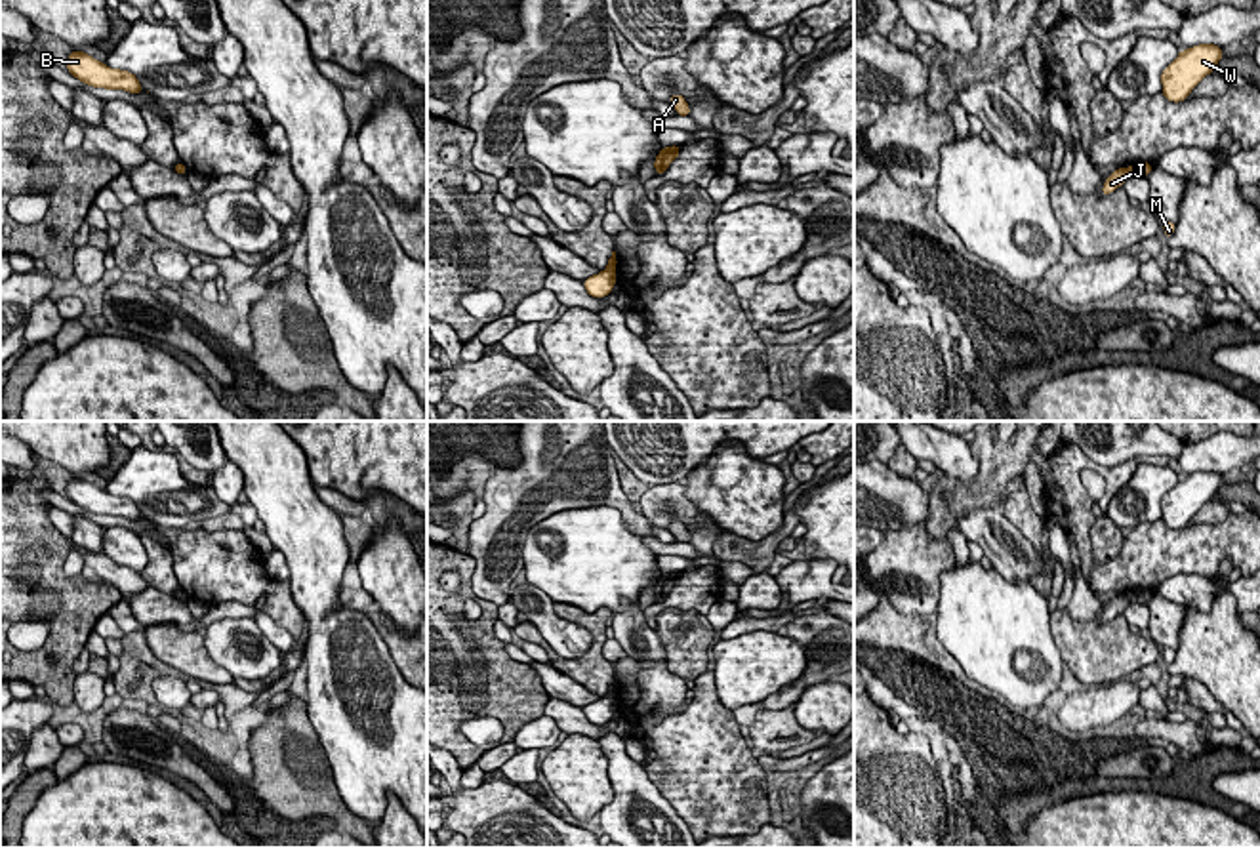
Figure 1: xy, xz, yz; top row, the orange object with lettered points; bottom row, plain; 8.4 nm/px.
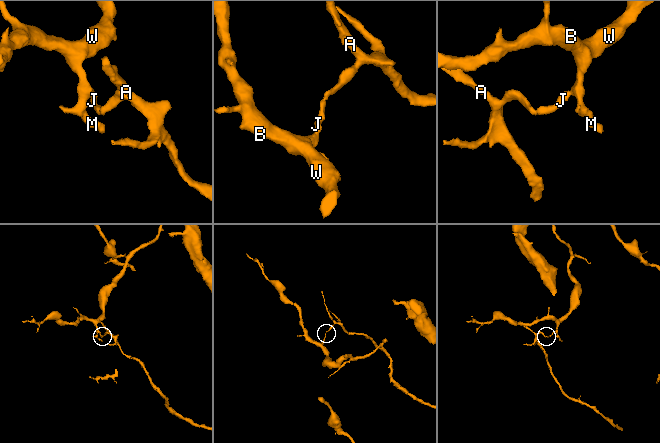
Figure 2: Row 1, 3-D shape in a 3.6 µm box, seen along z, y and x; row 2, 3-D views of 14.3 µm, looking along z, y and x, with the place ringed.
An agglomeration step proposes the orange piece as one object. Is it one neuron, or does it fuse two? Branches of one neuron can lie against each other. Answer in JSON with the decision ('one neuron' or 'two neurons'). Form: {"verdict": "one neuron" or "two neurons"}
{"verdict": "two neurons"}

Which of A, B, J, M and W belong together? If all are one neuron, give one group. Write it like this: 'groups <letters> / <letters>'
groups A J / B M W

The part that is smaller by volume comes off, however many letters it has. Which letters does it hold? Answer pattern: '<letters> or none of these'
A, J

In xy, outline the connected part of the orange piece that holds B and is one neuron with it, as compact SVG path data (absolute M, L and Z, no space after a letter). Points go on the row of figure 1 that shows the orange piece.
M72 50L67 57L67 71L80 82L93 88L124 90L128 93L145 91L133 72L111 69L80 50Z

